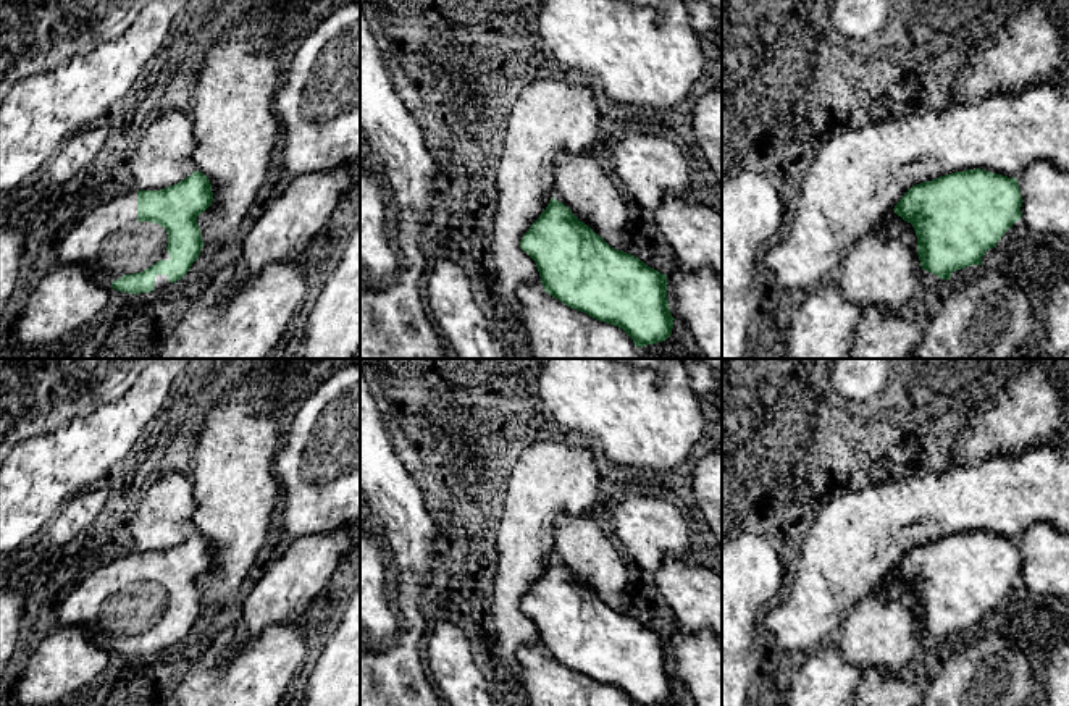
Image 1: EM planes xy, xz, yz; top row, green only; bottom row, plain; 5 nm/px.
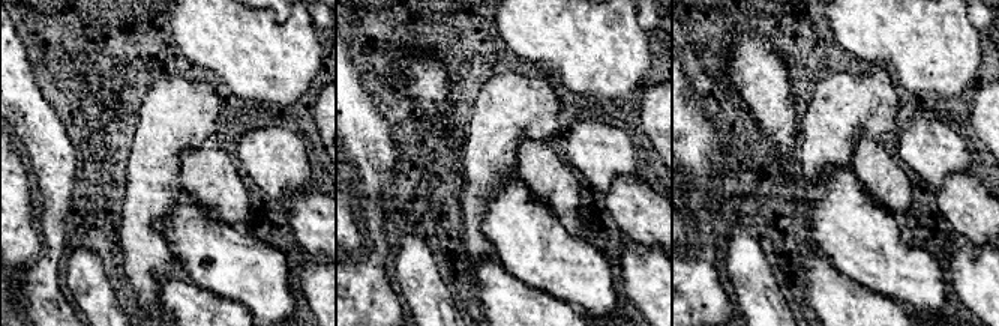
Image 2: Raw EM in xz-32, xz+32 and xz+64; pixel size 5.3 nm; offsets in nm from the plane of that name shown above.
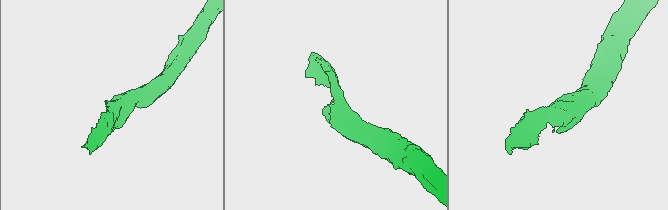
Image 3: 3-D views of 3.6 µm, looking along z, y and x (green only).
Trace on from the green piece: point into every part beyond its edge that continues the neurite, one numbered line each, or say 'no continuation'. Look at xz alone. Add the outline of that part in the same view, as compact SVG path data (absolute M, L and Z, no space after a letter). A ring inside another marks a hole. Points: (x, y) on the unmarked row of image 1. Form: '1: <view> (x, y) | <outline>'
no continuation

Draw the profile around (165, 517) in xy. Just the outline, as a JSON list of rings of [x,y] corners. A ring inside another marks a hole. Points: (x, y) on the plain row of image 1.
[[[166,472],[157,478],[131,520],[134,551],[160,553],[197,533],[197,501],[191,475]]]

